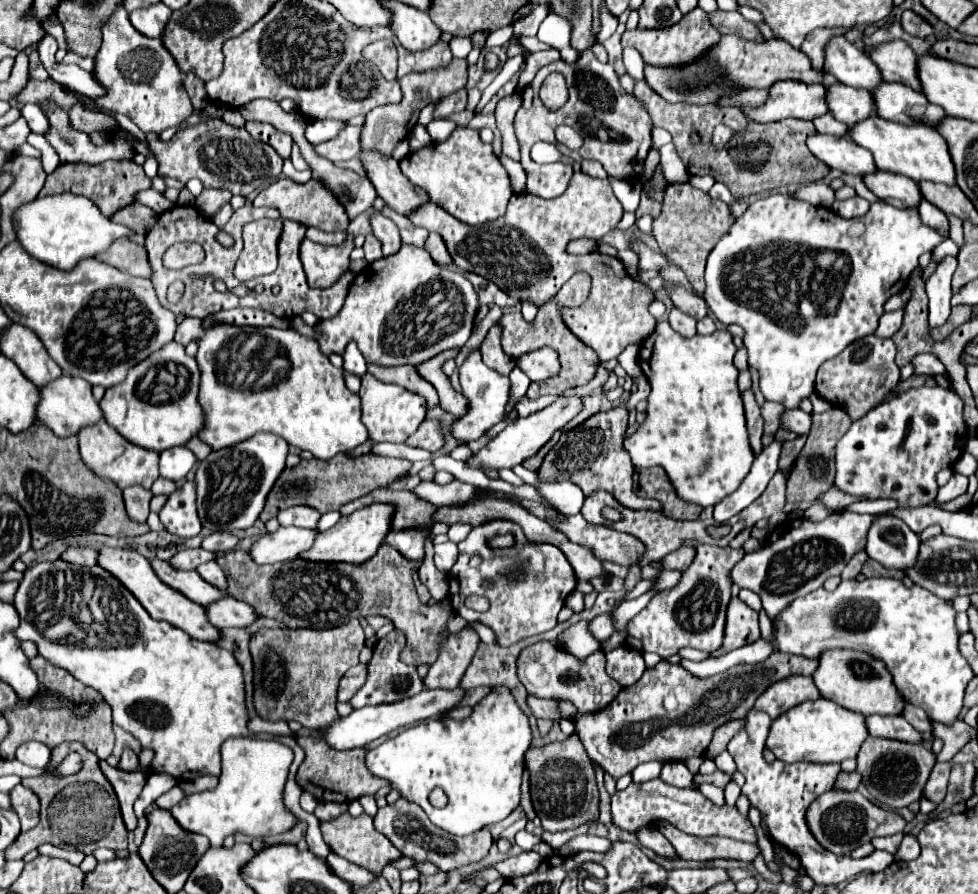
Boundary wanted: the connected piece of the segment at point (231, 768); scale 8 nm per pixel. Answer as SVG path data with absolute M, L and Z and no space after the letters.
M228 738L222 744L222 774L218 786L210 792L186 796L180 804L170 808L170 812L182 828L204 834L212 846L222 846L230 834L254 838L284 834L298 824L298 818L284 804L284 786L292 760L292 750L278 740Z

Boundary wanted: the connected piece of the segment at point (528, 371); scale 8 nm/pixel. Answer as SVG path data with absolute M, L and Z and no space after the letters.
M540 348L516 358L516 366L530 380L544 380L558 372L558 358L552 348Z

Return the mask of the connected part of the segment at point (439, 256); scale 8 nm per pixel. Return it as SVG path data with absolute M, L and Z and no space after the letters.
M432 232L432 234L428 236L424 248L430 252L430 256L434 258L434 262L438 262L438 264L446 264L446 266L452 264L452 256L448 254L446 244L444 244L444 240L442 240L440 234L434 234L434 232Z

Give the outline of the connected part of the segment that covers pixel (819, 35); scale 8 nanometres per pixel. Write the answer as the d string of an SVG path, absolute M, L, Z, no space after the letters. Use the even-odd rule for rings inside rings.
M816 28L814 32L810 32L804 40L804 44L800 46L800 50L804 50L804 54L812 60L814 68L824 66L824 48L826 44L836 38L836 36L844 36L846 32L850 32L852 28Z

